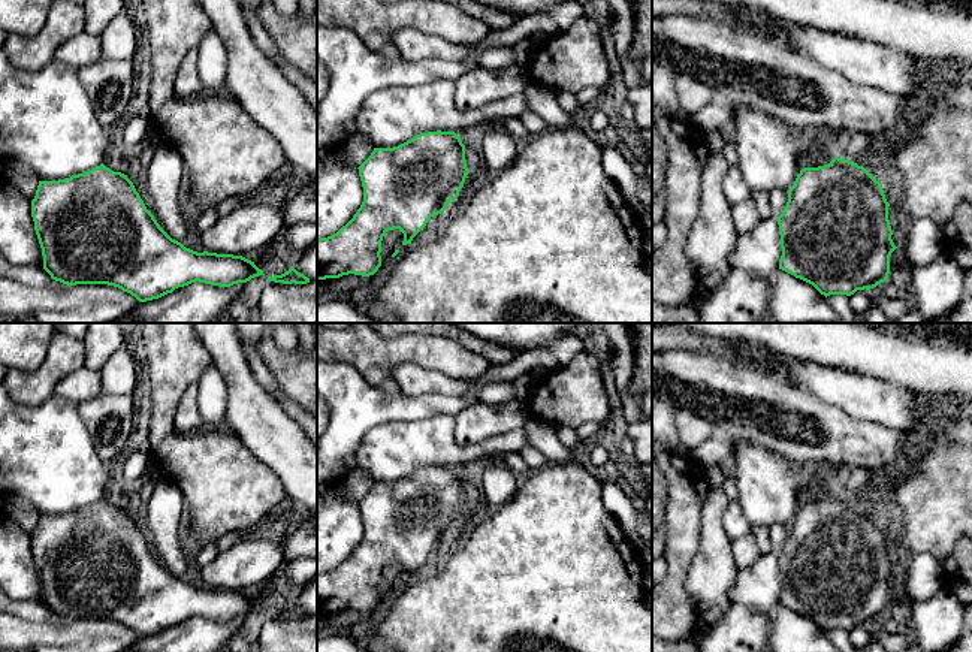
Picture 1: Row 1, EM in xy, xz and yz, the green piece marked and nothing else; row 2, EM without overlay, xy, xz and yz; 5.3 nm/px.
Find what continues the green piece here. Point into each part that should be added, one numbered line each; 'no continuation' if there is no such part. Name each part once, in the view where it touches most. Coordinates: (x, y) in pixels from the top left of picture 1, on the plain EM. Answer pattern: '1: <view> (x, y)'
no continuation

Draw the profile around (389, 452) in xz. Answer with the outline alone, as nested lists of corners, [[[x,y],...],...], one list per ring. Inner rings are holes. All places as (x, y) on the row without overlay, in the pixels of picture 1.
[[[447,414],[374,426],[356,449],[357,468],[366,471],[375,483],[393,483],[420,468],[458,467],[529,446],[525,429],[519,428],[487,438],[480,447],[461,447],[455,429],[456,417]]]

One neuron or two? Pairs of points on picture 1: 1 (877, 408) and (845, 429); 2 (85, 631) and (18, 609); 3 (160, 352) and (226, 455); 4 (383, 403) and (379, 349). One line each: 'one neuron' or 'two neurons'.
1: two neurons
2: two neurons
3: one neuron
4: two neurons

